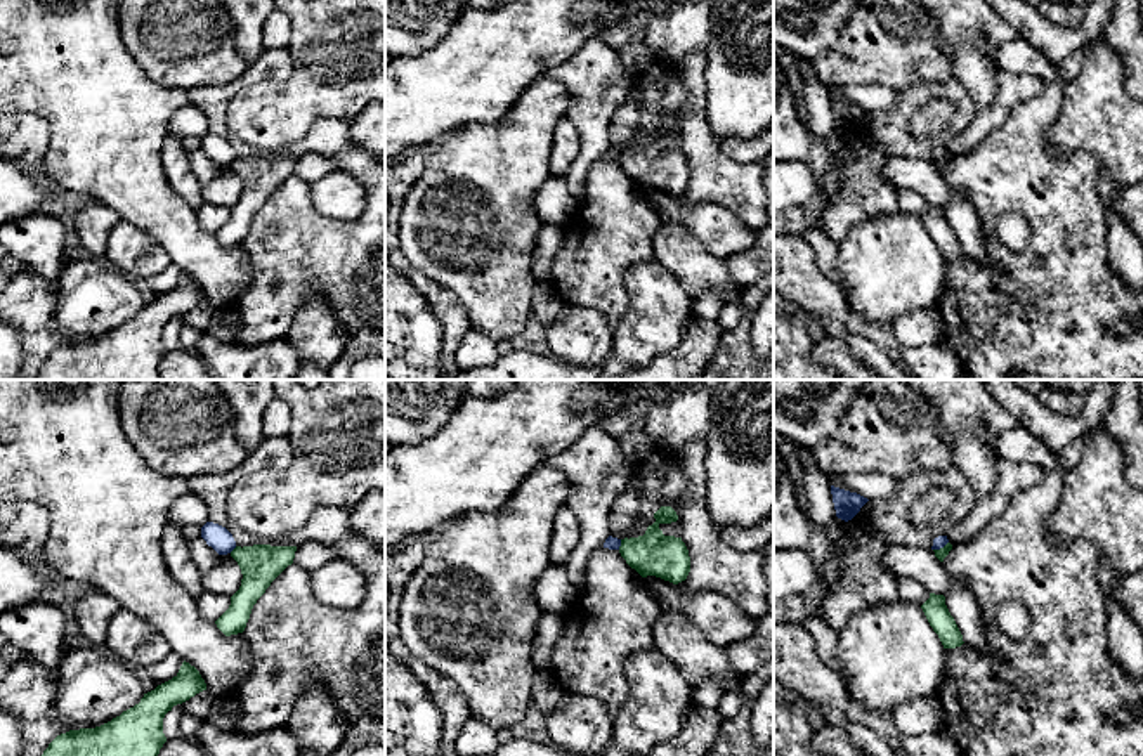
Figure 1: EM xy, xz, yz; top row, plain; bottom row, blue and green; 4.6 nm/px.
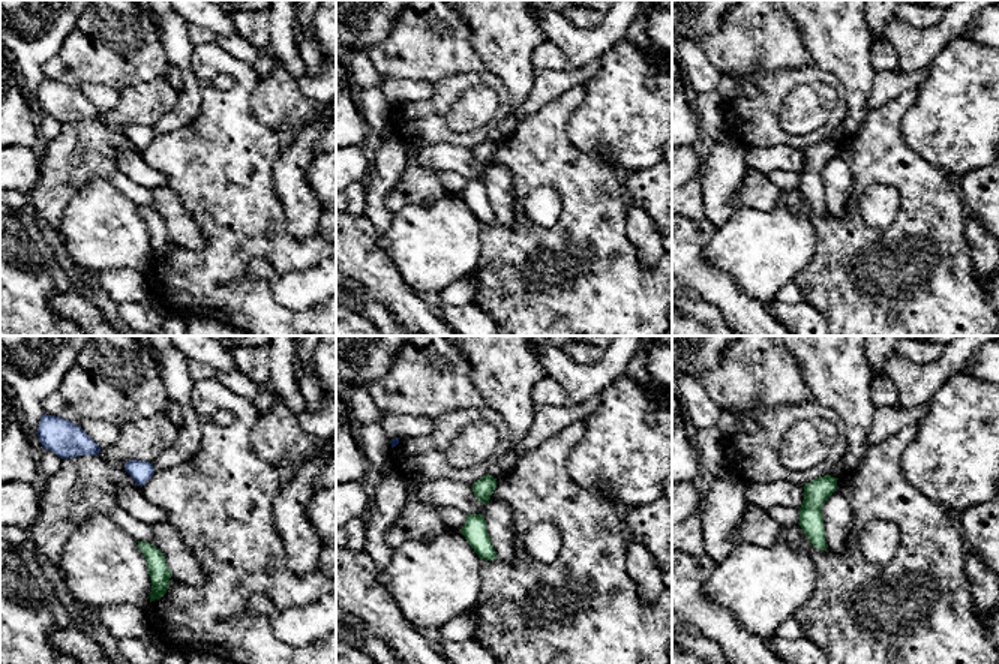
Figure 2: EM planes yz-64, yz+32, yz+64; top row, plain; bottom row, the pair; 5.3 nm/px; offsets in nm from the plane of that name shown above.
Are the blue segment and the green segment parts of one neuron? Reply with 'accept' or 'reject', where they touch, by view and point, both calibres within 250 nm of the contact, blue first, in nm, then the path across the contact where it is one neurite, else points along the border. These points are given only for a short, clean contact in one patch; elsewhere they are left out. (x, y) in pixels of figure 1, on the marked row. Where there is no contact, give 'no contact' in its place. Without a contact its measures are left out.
reject; contact xz (620, 545); calibres 60 and 200 nm; border xz (621, 540), (618, 548)

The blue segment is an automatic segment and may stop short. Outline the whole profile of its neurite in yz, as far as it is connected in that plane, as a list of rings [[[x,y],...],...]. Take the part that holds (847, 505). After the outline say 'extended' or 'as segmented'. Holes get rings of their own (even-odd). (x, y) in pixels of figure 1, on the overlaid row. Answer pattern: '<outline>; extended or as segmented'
[[[831,486],[831,494],[836,517],[845,522],[852,520],[860,512],[860,508],[869,501],[867,498],[857,492],[850,492],[834,486]]]; as segmented

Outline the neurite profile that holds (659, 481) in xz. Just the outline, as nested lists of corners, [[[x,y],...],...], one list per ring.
[[[656,447],[647,458],[635,463],[633,484],[640,494],[640,512],[624,538],[643,536],[656,522],[661,506],[671,506],[676,515],[683,508],[687,477],[680,468],[676,451]]]

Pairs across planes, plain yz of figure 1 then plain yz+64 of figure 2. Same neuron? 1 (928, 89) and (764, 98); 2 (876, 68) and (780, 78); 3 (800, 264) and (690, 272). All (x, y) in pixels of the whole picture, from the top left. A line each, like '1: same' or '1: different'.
1: same
2: different
3: same

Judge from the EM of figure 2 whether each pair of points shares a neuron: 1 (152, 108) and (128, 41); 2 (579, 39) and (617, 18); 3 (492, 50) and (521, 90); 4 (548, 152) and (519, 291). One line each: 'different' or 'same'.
1: different
2: same
3: same
4: same

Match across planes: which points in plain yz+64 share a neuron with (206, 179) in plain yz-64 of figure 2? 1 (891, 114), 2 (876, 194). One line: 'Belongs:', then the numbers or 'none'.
Belongs: 1

